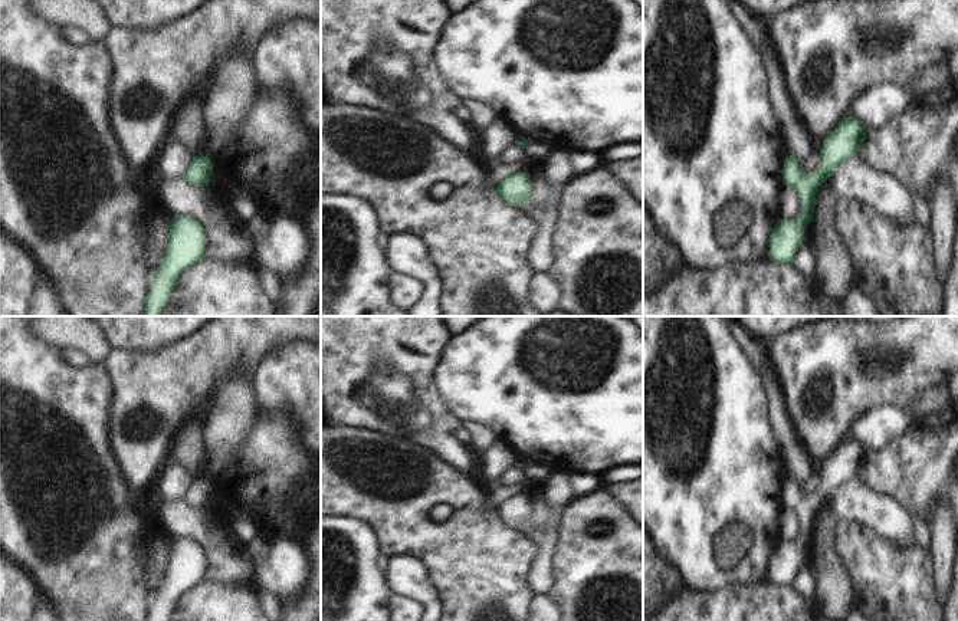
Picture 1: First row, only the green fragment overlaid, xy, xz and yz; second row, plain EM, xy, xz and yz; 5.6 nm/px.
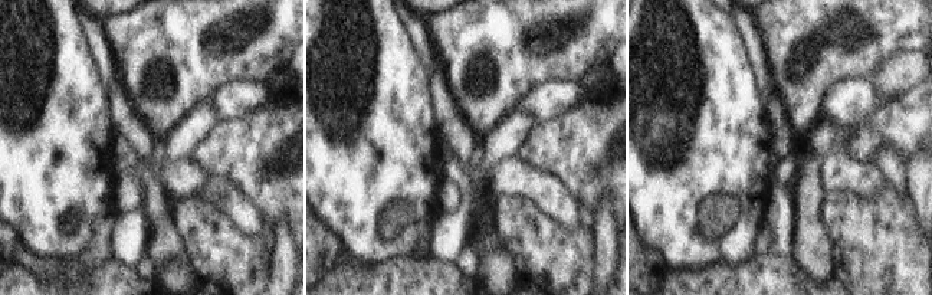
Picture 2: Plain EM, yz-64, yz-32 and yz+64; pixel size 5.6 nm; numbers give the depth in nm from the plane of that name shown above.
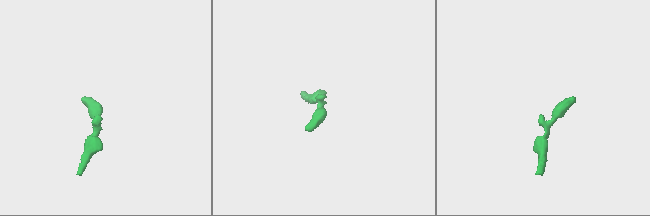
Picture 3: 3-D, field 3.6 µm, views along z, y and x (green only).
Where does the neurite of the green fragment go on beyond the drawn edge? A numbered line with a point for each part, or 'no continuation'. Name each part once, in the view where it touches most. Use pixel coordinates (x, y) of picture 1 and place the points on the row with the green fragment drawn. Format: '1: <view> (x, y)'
no continuation

